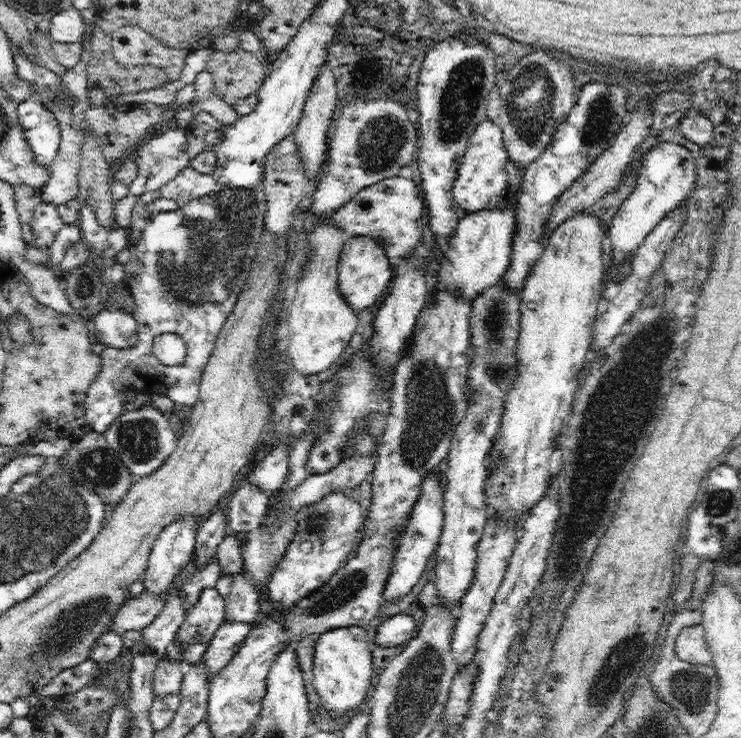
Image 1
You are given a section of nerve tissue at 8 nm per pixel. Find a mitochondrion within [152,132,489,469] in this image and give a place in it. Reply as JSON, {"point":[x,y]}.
{"point":[201,261]}

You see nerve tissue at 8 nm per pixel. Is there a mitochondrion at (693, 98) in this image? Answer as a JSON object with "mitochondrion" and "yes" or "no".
{"mitochondrion":"no"}

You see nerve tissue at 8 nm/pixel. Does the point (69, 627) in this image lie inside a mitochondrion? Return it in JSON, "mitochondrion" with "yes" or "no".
{"mitochondrion":"yes"}

